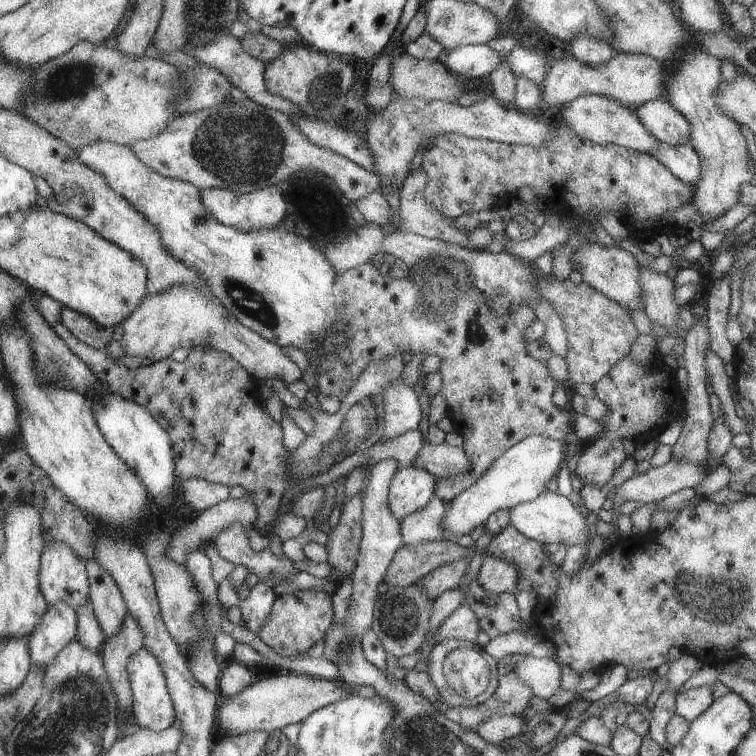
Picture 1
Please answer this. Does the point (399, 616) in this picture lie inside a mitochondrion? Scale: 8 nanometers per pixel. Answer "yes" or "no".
yes

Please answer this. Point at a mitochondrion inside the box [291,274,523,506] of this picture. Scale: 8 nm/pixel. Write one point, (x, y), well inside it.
(340, 438)

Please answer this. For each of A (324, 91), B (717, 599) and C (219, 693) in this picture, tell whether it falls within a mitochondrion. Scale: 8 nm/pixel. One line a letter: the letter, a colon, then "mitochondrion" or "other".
A: mitochondrion
B: mitochondrion
C: other

